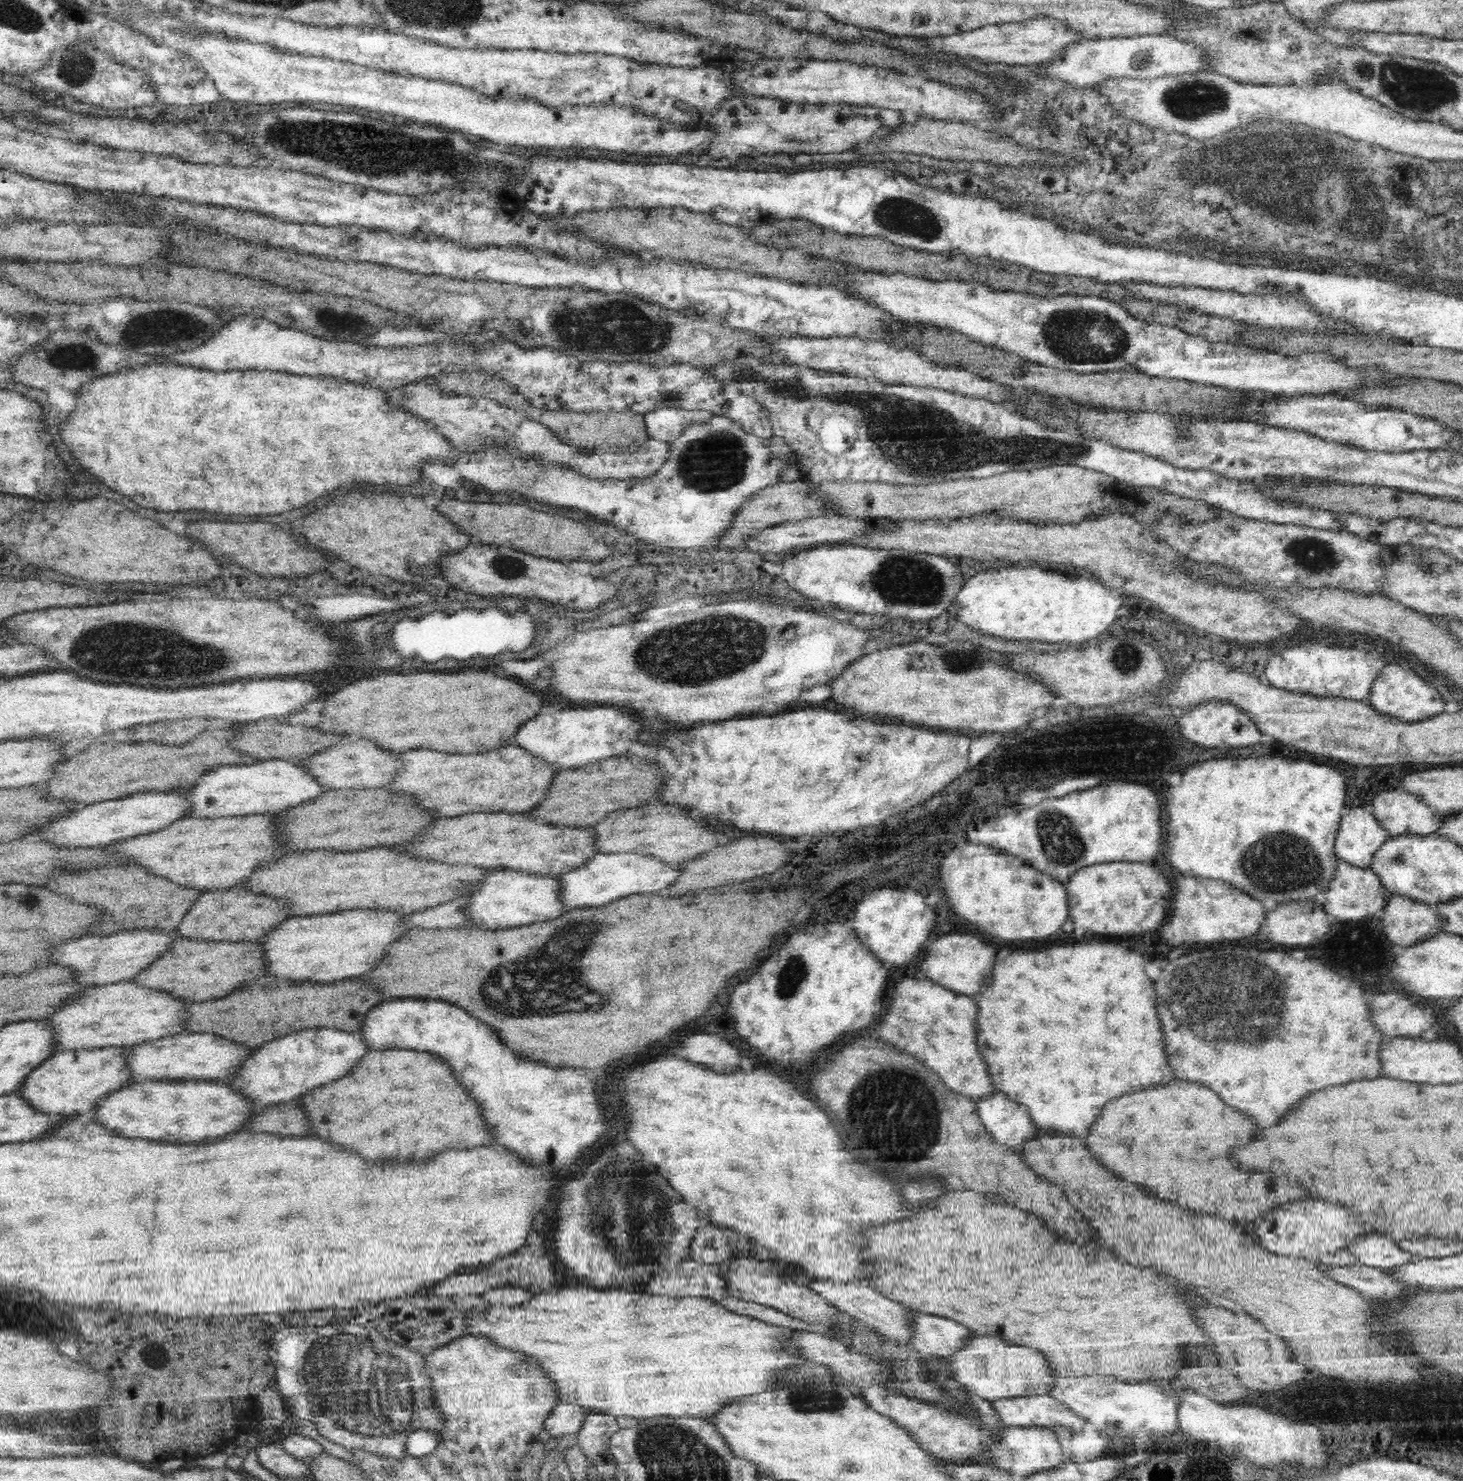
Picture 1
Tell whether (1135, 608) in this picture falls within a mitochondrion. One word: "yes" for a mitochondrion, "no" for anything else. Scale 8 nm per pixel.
no

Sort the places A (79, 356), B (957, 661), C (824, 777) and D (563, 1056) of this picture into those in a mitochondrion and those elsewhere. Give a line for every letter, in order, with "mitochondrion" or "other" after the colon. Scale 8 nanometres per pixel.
A: mitochondrion
B: mitochondrion
C: mitochondrion
D: other

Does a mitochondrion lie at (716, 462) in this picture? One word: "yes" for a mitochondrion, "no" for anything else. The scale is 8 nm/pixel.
yes

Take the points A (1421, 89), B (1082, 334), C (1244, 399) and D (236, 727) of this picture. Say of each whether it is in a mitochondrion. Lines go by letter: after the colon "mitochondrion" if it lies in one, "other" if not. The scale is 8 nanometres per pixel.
A: mitochondrion
B: mitochondrion
C: other
D: other

